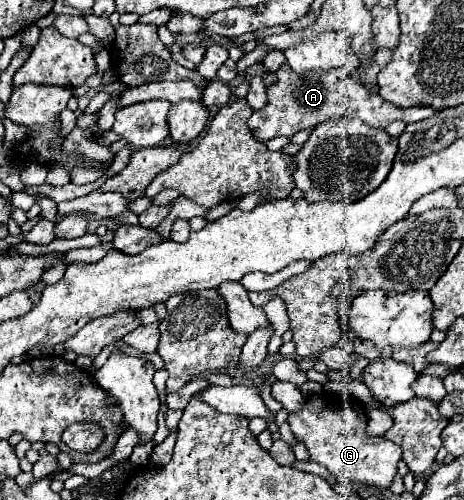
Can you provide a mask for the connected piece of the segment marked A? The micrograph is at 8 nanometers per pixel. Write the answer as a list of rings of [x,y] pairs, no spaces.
[[[283,63],[277,71],[277,81],[267,87],[267,105],[259,111],[253,111],[247,125],[257,141],[267,141],[277,135],[291,137],[297,131],[315,127],[321,121],[333,119],[333,117],[359,117],[369,127],[381,127],[385,129],[393,121],[405,121],[415,123],[431,117],[435,111],[429,107],[409,107],[399,109],[393,103],[387,103],[377,93],[369,93],[365,87],[361,87],[353,77],[351,71],[339,67],[329,71],[309,71],[309,75],[297,75],[287,63]]]

